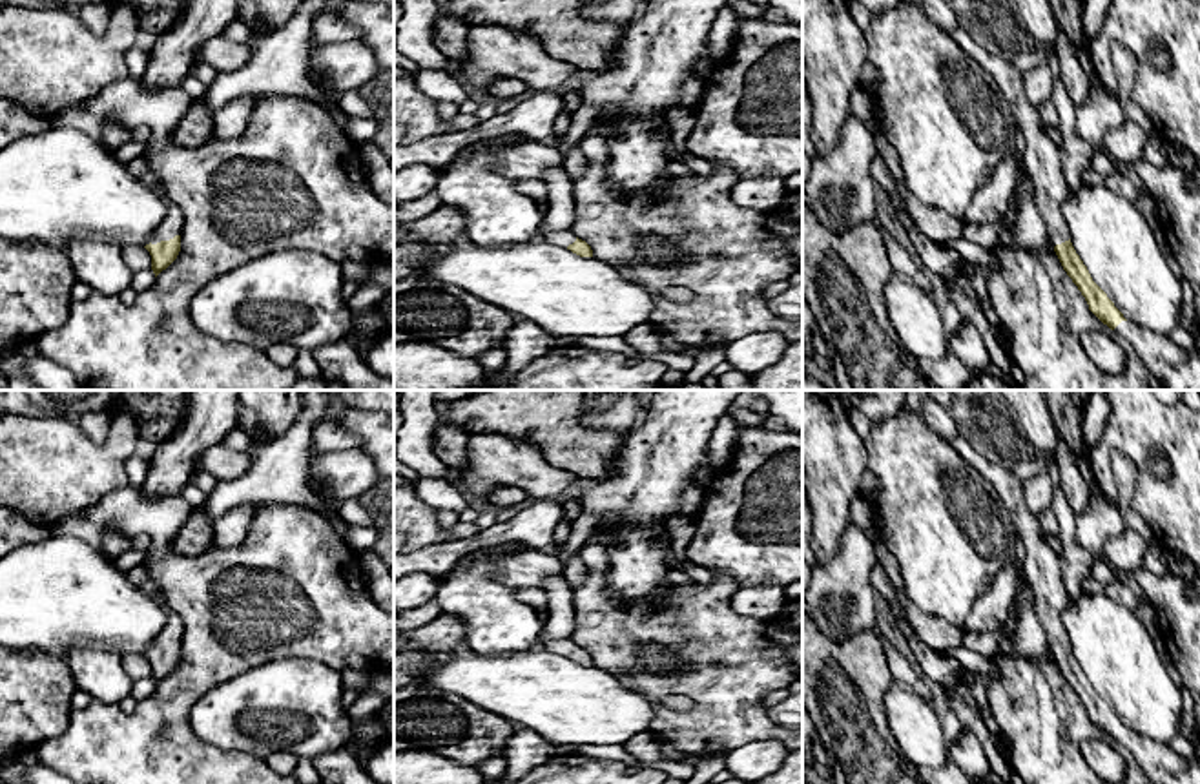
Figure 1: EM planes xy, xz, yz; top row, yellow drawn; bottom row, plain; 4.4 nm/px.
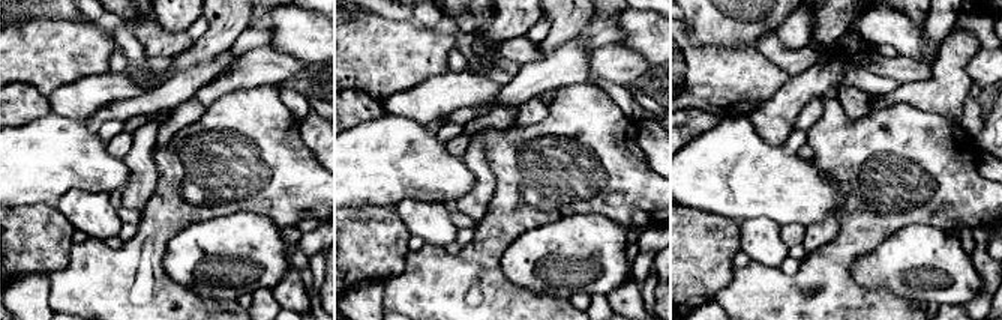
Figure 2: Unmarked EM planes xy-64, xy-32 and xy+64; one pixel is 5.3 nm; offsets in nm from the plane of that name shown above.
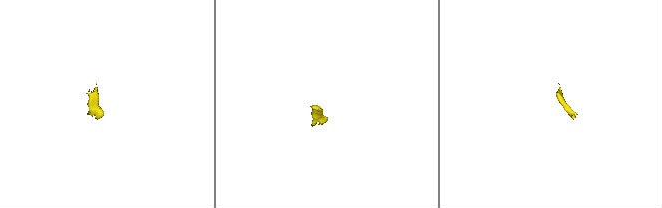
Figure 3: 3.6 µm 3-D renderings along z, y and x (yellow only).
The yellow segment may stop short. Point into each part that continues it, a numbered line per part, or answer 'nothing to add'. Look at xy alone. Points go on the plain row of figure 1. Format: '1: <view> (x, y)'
1: xy (170, 635)

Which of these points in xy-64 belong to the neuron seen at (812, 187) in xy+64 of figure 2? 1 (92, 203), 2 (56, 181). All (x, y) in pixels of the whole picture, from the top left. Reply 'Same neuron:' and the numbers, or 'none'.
Same neuron: 2

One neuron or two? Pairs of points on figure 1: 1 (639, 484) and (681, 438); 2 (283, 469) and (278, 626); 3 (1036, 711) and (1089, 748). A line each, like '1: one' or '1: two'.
1: one
2: two
3: two

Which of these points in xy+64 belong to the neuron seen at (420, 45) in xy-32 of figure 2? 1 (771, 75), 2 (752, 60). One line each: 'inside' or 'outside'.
1: inside
2: inside

